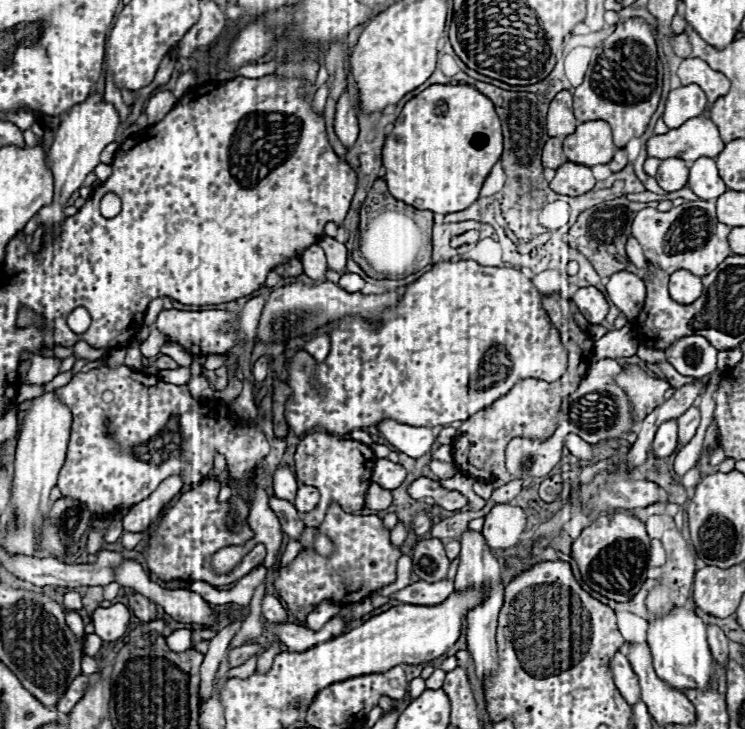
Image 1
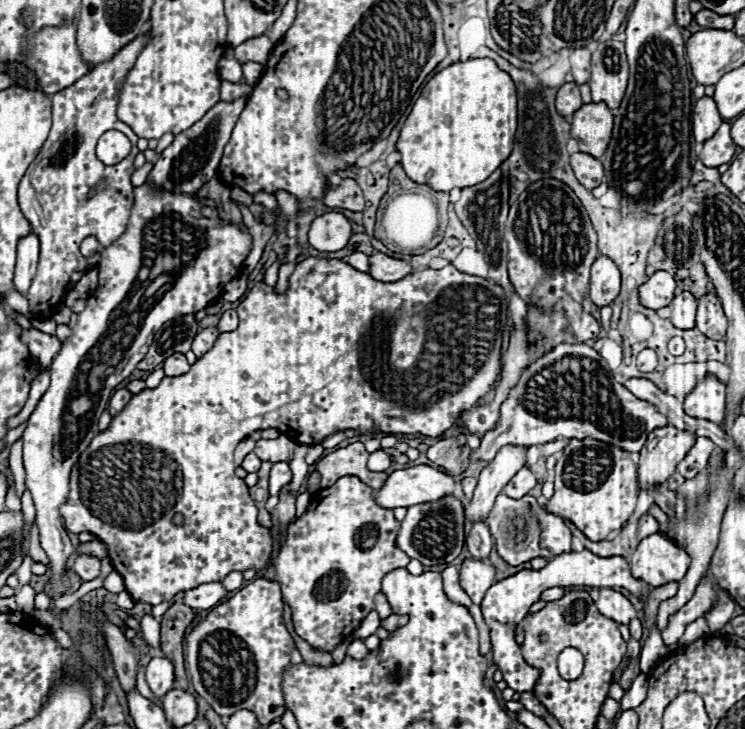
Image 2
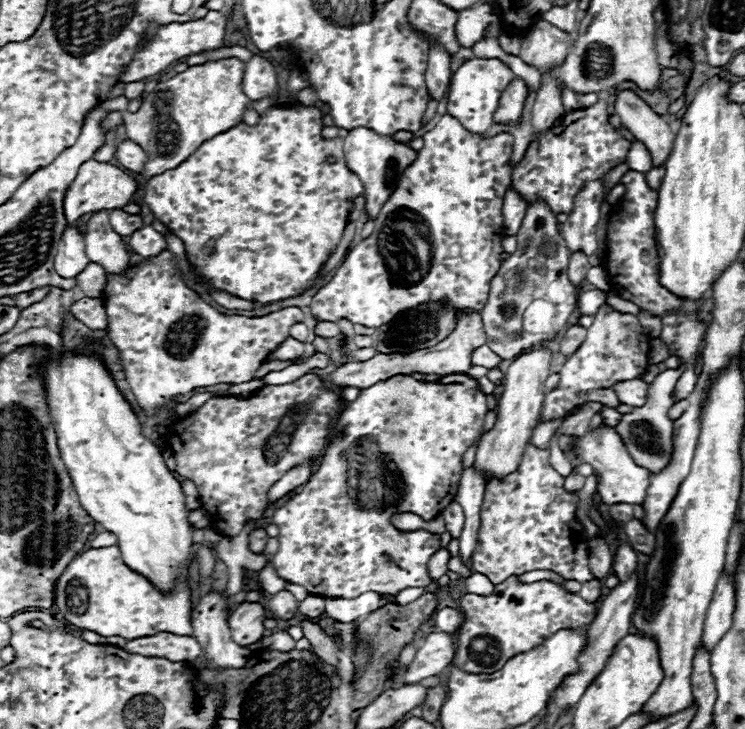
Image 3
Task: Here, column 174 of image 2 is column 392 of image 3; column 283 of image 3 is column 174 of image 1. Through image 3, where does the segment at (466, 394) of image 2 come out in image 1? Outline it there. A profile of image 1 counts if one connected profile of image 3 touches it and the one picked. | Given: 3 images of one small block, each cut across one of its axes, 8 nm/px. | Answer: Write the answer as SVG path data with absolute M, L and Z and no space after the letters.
M206 478L192 490L184 492L178 498L178 502L172 508L168 508L164 516L158 518L158 524L154 526L150 538L146 540L144 558L146 558L150 572L154 572L160 580L174 580L174 578L184 580L184 582L202 580L212 586L226 586L226 584L240 580L252 568L256 568L264 562L266 548L262 544L256 544L248 554L244 554L240 564L230 574L220 576L212 570L212 556L218 550L222 550L226 546L234 546L234 544L246 544L248 540L254 538L254 532L248 528L248 524L246 524L246 530L242 530L240 534L234 534L226 528L224 516L228 514L230 504L228 502L220 504L216 500L218 492L220 492L220 484L216 480Z

